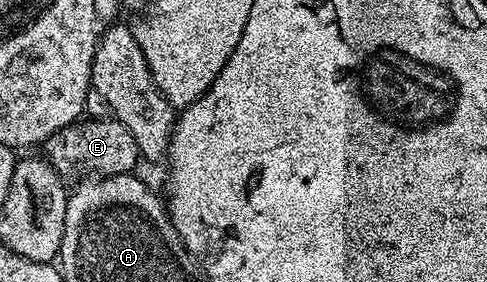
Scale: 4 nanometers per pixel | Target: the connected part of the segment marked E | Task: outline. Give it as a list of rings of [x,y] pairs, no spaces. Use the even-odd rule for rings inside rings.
[[[115,118],[111,120],[81,119],[67,128],[58,130],[45,140],[42,145],[43,155],[57,172],[65,177],[75,172],[97,172],[97,177],[123,176],[131,173],[136,163],[141,163],[142,157],[134,142],[134,134],[122,126]],[[68,175],[68,176],[67,176]]]

